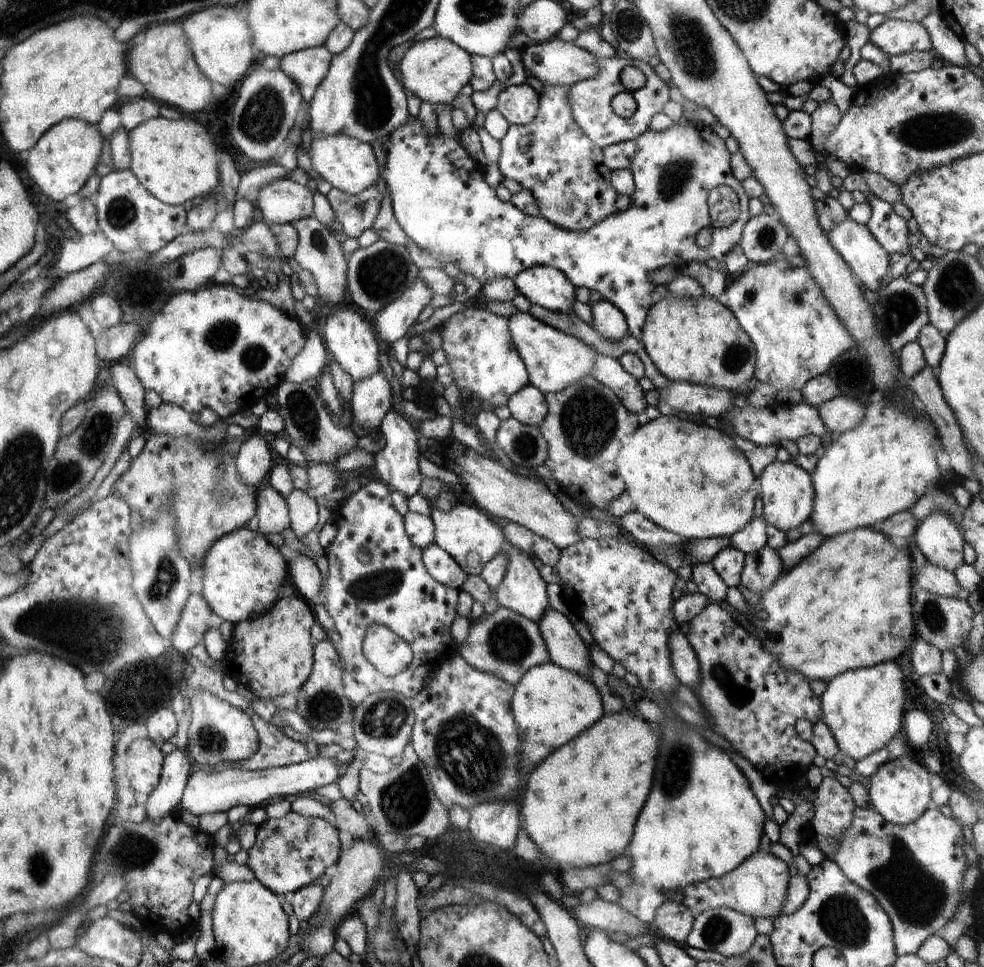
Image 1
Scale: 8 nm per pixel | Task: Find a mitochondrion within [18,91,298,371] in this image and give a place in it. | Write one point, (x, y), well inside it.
(120, 212)

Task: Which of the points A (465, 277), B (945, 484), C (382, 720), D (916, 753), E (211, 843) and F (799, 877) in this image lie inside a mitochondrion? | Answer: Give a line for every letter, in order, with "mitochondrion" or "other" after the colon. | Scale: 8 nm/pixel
A: other
B: other
C: mitochondrion
D: other
E: other
F: other

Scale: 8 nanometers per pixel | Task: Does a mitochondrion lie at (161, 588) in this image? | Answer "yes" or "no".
yes

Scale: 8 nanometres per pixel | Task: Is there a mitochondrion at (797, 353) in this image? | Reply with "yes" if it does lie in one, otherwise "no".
no

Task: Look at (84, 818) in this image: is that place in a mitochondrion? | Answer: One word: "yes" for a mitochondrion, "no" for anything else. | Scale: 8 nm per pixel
no

